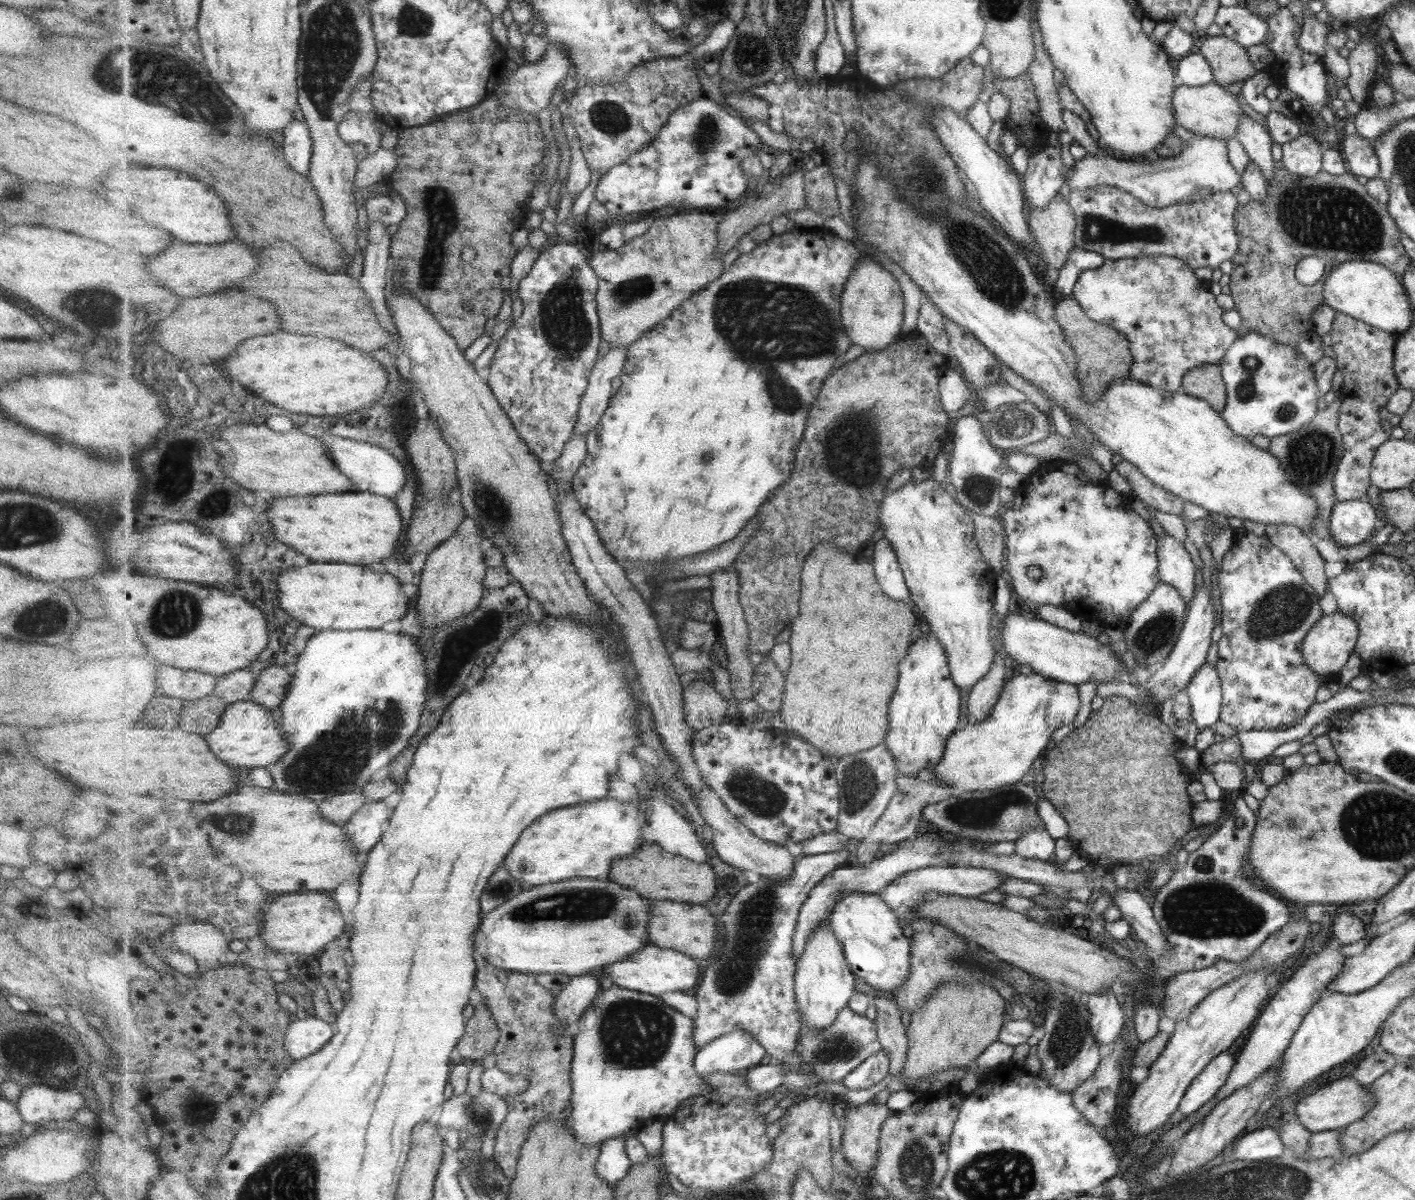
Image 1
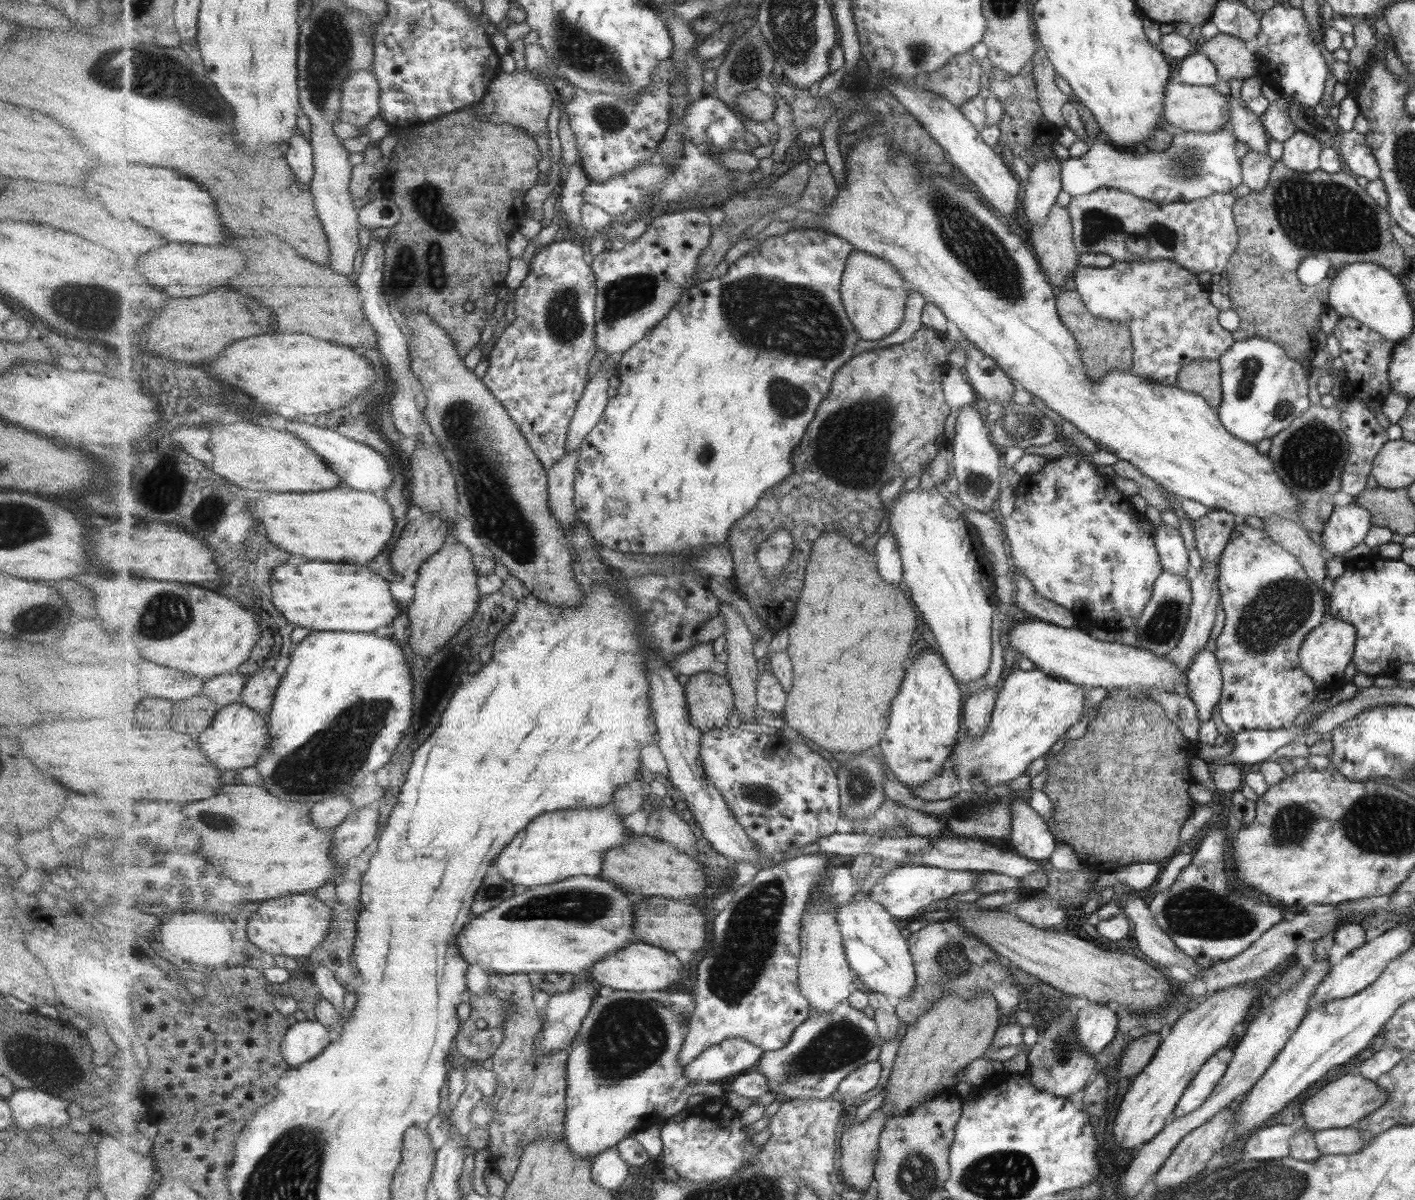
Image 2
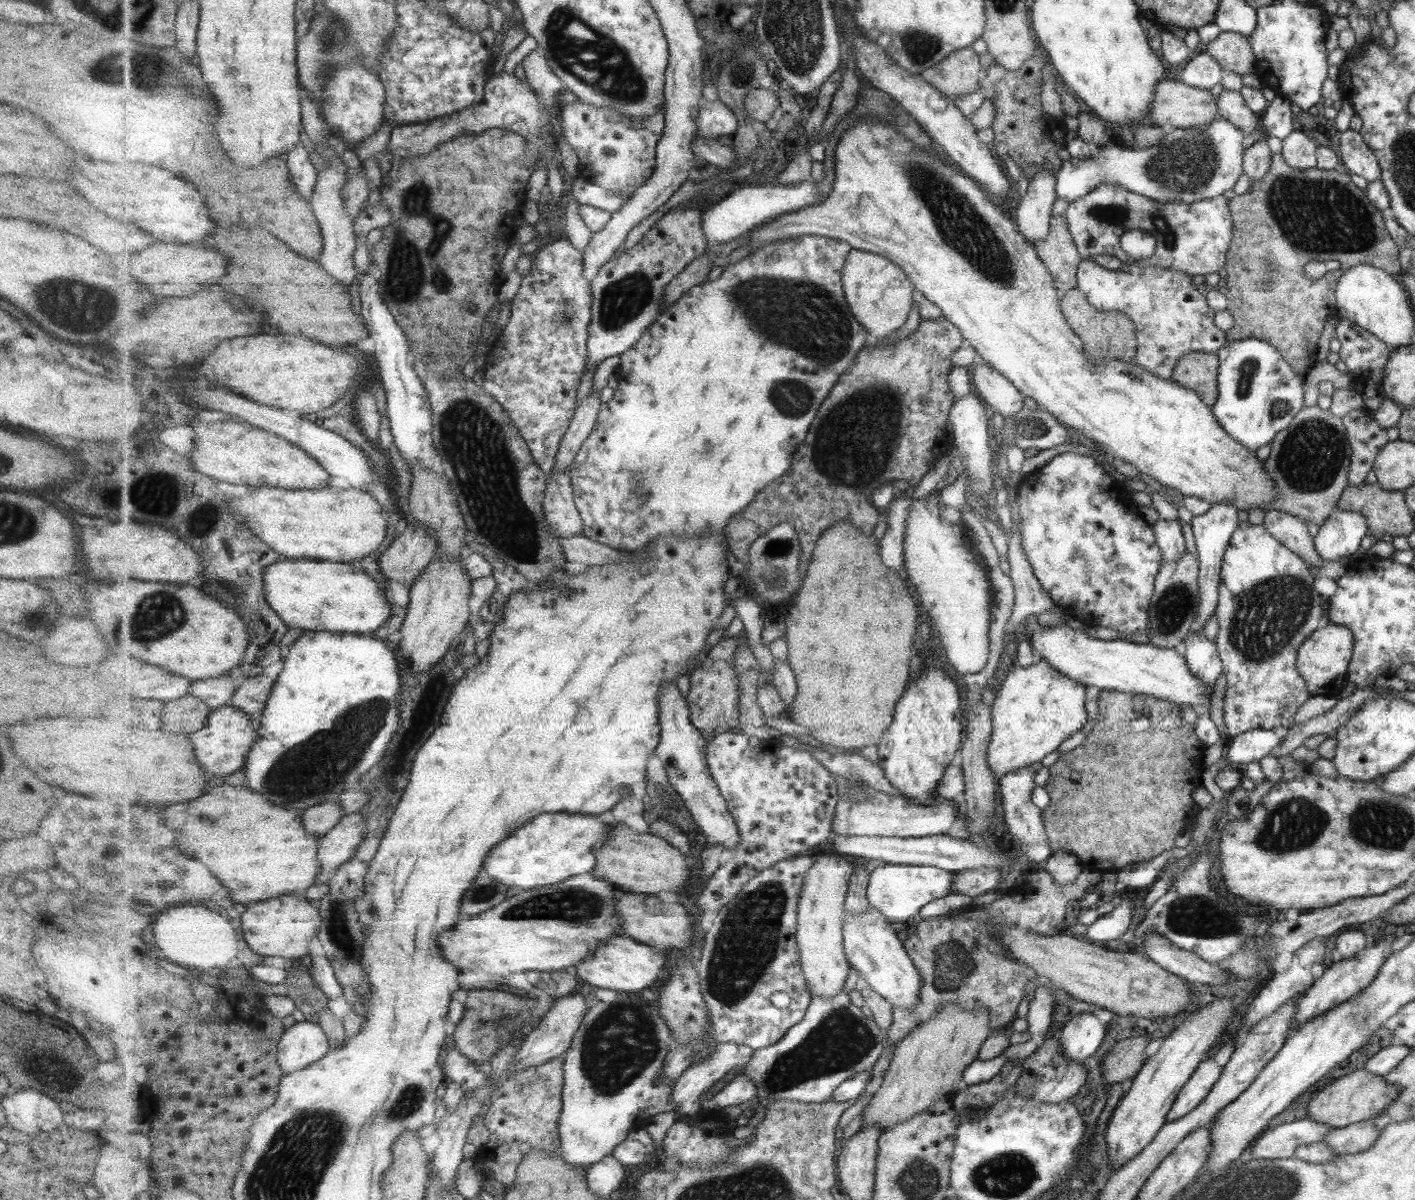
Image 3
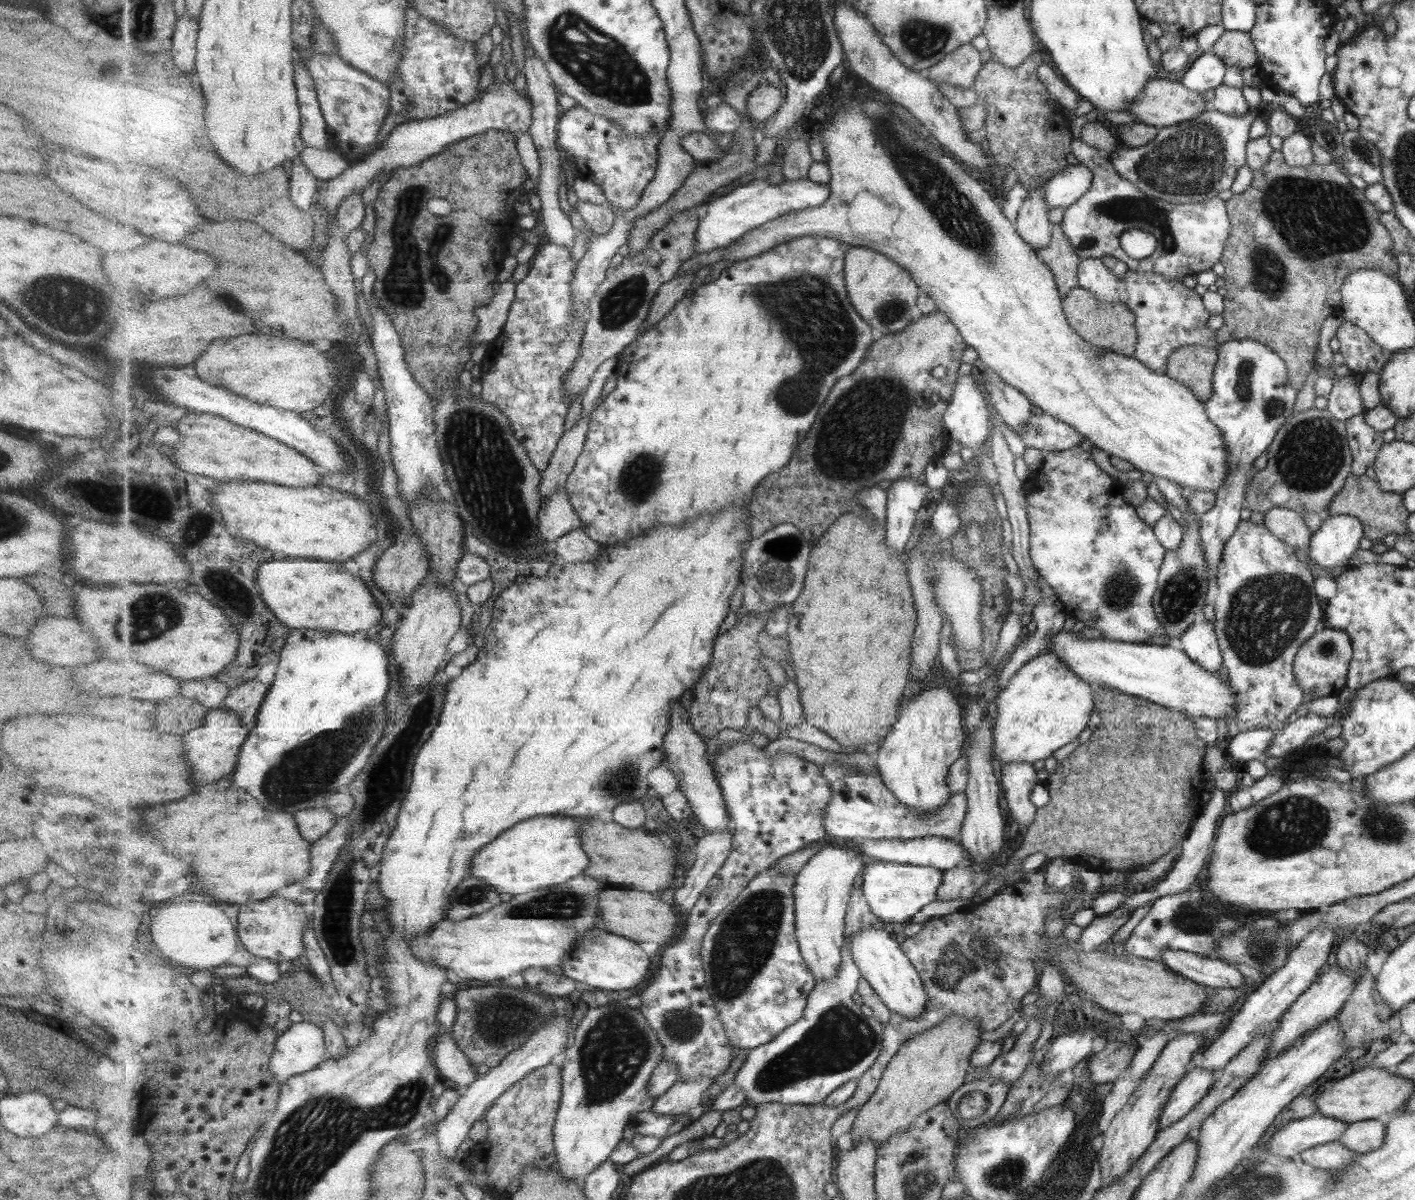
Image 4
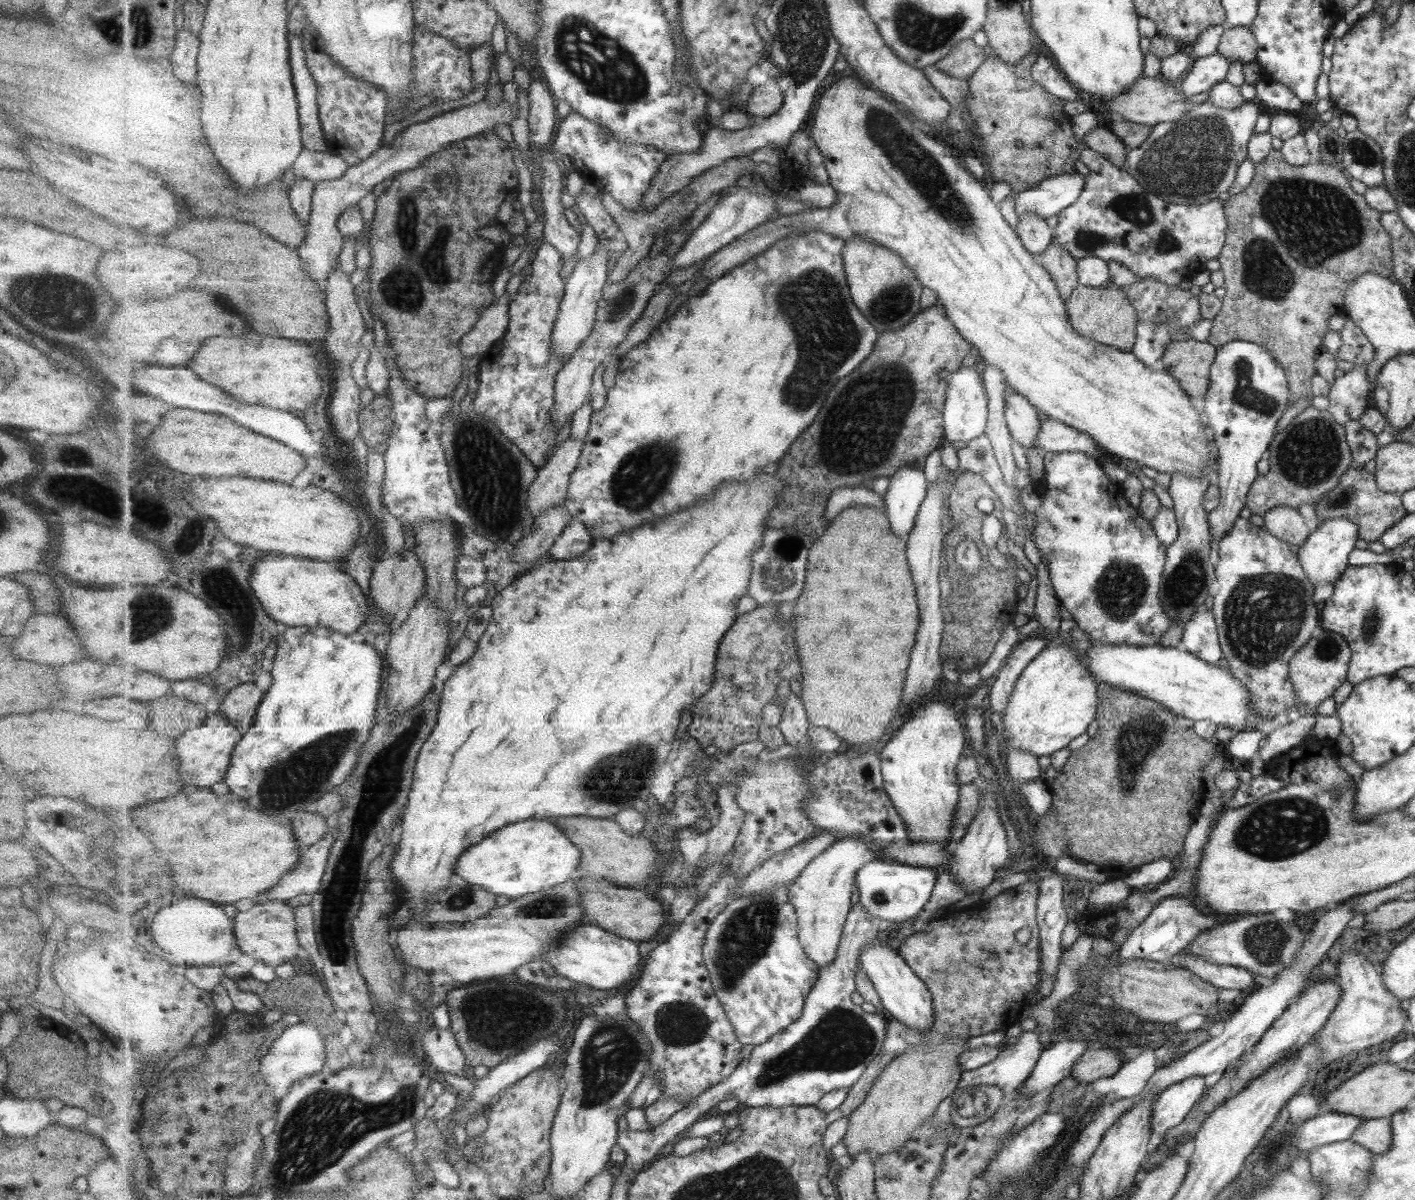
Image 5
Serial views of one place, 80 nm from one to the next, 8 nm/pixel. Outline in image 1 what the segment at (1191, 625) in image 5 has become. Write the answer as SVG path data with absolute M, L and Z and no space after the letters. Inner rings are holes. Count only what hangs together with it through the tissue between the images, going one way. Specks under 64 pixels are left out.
M1205 661L1184 686L1183 692L1188 696L1193 720L1200 730L1213 727L1220 713L1222 695L1216 668Z

